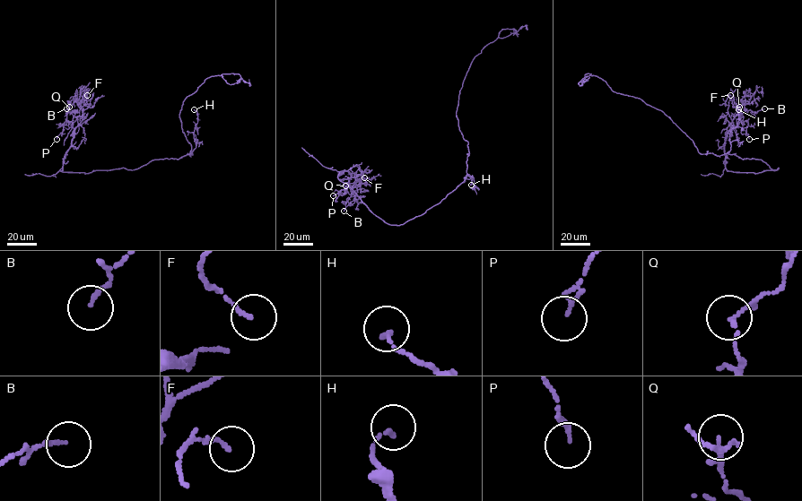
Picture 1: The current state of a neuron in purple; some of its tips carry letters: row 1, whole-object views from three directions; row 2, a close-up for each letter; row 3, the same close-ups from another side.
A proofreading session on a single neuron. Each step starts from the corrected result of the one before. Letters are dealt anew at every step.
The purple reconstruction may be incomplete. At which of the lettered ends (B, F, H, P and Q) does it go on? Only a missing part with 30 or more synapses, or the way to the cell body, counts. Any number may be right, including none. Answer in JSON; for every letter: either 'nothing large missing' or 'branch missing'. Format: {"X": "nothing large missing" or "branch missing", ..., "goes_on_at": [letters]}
{"B": "nothing large missing", "F": "nothing large missing", "H": "nothing large missing", "P": "nothing large missing", "Q": "nothing large missing", "goes_on_at": []}

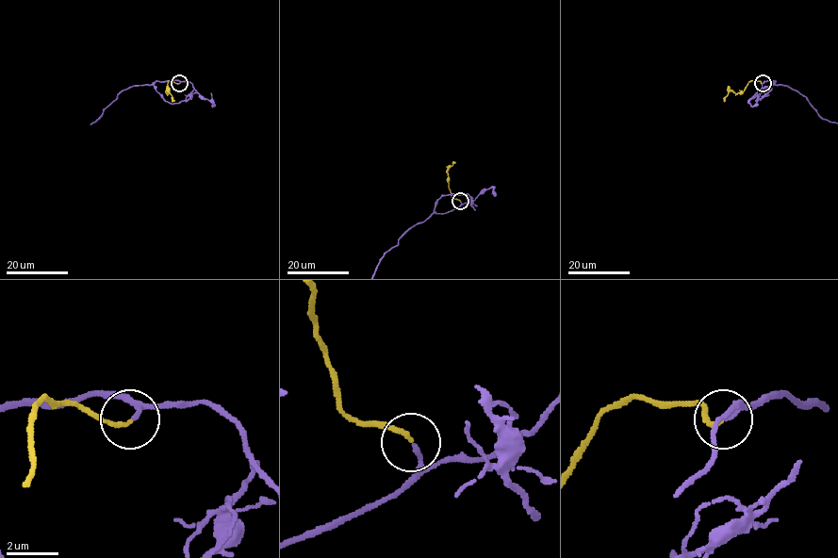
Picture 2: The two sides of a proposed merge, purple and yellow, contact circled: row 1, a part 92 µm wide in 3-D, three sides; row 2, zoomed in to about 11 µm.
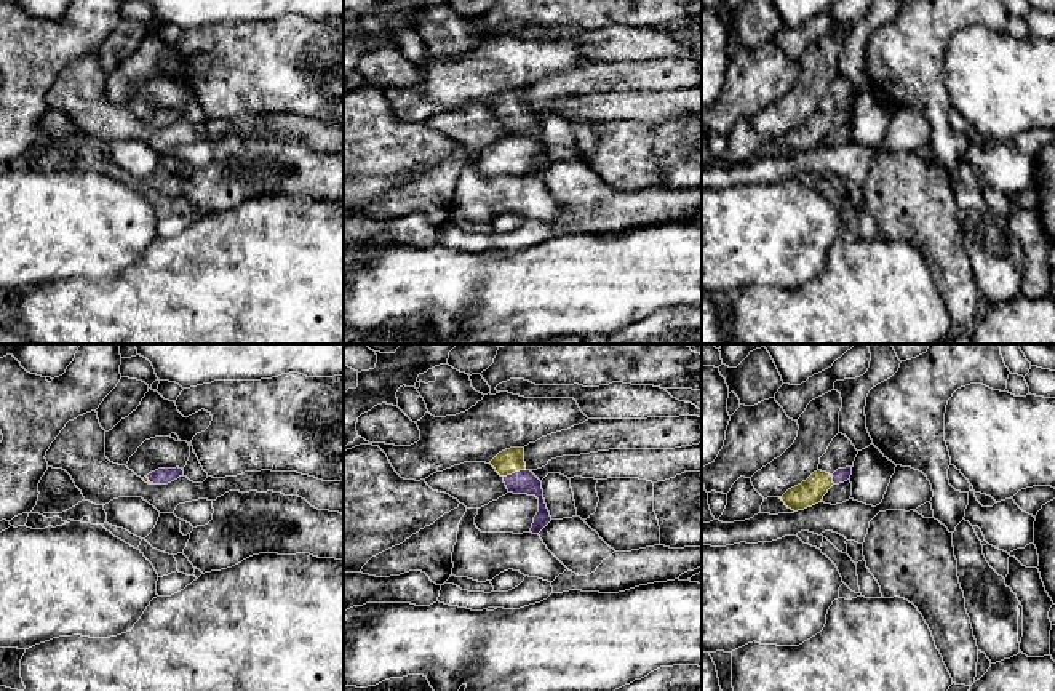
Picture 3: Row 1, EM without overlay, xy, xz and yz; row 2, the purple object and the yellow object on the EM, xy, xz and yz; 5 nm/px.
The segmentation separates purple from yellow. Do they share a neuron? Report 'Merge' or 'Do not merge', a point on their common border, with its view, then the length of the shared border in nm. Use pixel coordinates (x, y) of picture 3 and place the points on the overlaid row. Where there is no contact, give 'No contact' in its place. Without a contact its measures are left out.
Merge. Touches purple at xz (515, 472). Shared border 120 nm

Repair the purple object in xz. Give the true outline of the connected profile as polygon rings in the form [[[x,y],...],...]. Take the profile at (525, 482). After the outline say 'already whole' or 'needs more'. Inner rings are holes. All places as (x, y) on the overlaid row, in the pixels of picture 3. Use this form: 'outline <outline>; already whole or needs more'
outline [[[524,448],[505,449],[489,464],[504,478],[508,493],[535,496],[539,499],[539,512],[529,531],[539,534],[551,521],[551,517],[543,499],[542,481],[526,469]]]; needs more

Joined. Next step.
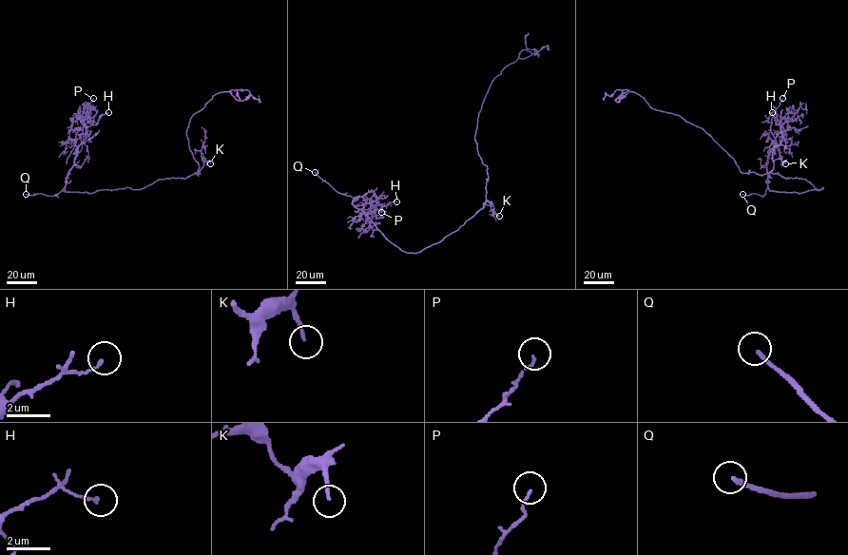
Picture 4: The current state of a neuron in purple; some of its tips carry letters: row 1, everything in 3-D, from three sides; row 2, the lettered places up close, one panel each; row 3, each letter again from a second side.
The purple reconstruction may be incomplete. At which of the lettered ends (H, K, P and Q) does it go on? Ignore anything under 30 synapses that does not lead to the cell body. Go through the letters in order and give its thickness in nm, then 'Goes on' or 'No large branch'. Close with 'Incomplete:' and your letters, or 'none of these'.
H: Thickness 150 nm. No large branch
K: Thickness 150 nm. No large branch
P: Thickness 110 nm. No large branch
Q: Thickness 190 nm. Goes on
Incomplete: Q

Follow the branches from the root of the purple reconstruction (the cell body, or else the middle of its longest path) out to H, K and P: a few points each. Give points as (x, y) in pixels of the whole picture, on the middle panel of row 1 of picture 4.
H: (463, 224), (419, 252), (404, 252), (391, 243), (352, 203), (354, 198), (362, 197), (376, 210), (396, 201)
K: (463, 224), (486, 200), (492, 203), (493, 212), (499, 216)
P: (463, 224), (409, 253), (352, 200), (362, 197), (381, 212)

